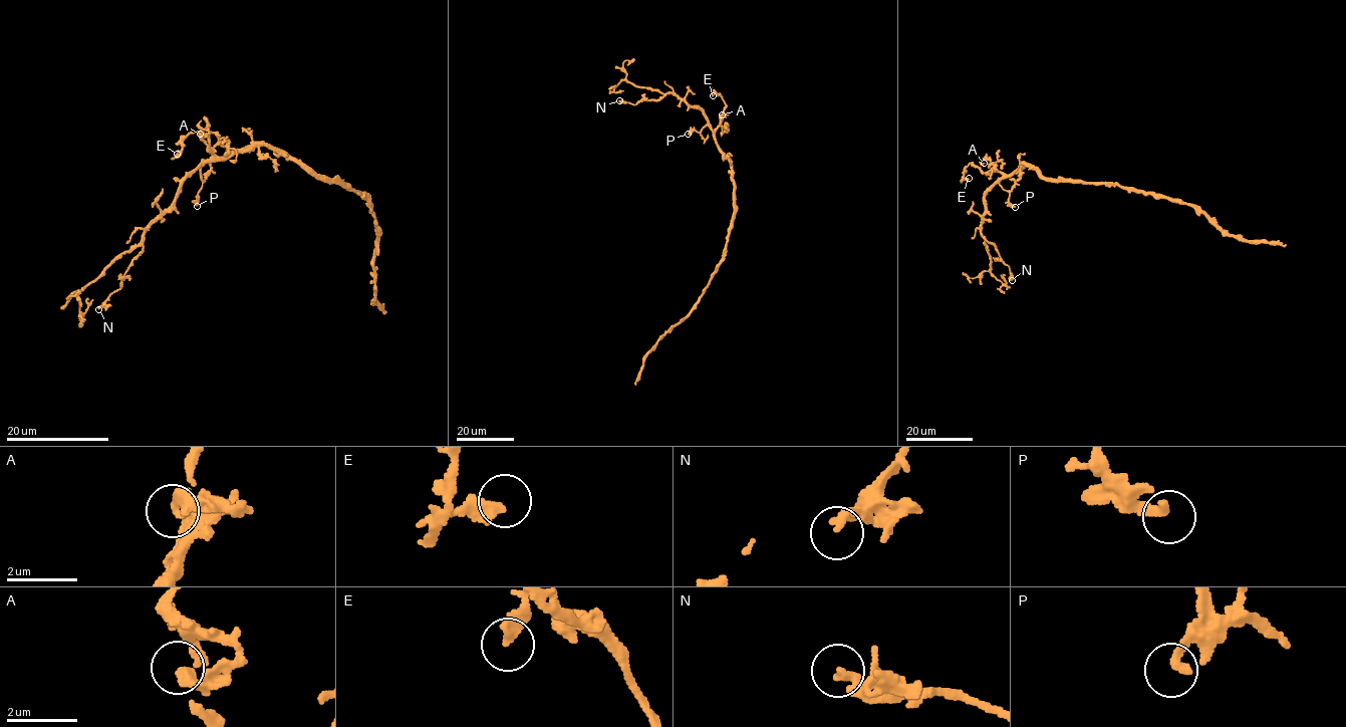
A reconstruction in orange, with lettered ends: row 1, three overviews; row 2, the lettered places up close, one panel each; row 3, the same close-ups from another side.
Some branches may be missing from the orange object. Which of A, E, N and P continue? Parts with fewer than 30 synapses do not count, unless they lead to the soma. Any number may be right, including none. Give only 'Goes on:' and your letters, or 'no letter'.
Goes on: no letter

